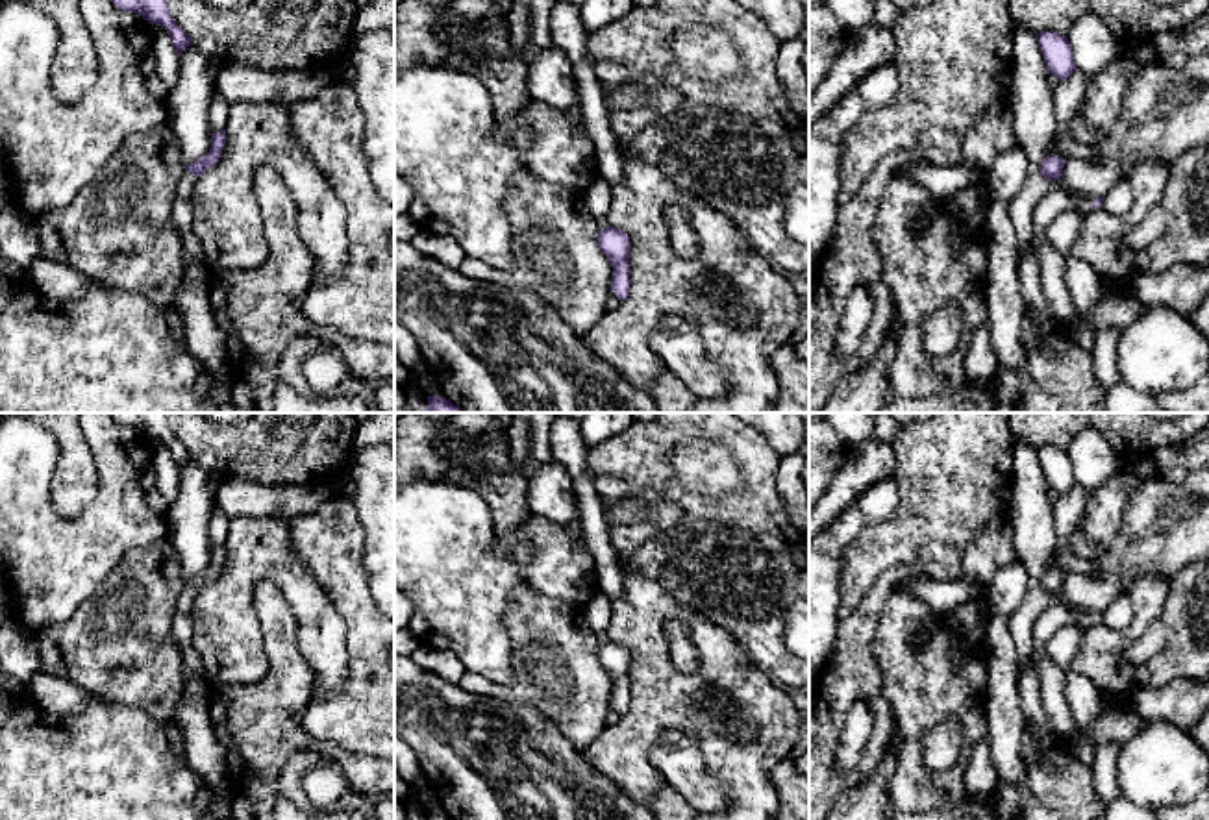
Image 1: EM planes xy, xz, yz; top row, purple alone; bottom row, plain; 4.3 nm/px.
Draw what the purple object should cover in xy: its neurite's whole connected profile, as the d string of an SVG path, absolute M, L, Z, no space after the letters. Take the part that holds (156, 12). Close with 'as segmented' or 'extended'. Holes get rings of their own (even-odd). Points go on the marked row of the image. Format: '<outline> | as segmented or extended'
M111 0L117 9L137 13L150 24L163 26L178 56L191 46L189 35L176 24L168 13L167 0Z | as segmented

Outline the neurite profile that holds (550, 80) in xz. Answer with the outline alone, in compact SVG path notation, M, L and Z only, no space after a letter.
M555 44L542 50L528 67L530 100L550 106L555 111L580 107L578 81L568 56Z

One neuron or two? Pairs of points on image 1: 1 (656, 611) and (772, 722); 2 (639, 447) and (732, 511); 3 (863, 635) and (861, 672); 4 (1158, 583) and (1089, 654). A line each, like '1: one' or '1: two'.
1: one
2: one
3: one
4: one

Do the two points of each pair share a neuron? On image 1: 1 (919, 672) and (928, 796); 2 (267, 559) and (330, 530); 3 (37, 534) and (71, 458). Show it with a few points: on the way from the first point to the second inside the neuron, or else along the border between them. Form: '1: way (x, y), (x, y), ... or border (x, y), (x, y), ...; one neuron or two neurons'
1: way (917, 704), (911, 726), (911, 765); one neuron
2: border (274, 519), (286, 526), (293, 552), (317, 583); two neurons
3: border (58, 459), (50, 504), (62, 515), (76, 517); two neurons

